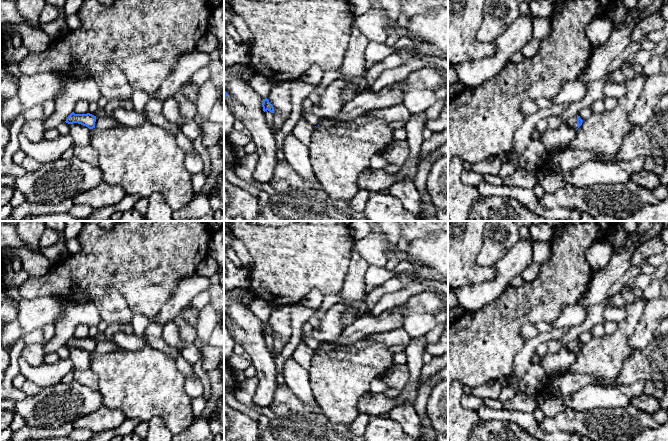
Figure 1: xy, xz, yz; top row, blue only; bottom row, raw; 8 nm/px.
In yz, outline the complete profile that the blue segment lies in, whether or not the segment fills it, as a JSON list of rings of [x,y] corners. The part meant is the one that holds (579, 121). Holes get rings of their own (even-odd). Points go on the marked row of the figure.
[[[577,115],[569,118],[566,125],[577,129],[582,125],[582,122],[583,120],[580,118],[580,116]]]

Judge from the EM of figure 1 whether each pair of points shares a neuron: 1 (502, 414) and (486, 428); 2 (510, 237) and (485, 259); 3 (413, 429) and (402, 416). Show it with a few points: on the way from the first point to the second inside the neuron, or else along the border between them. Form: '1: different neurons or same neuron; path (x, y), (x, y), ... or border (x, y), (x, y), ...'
1: different neurons; border (481, 420), (513, 422), (519, 426)
2: same neuron; path (504, 240), (491, 253)
3: same neuron; path (411, 426), (405, 419)

